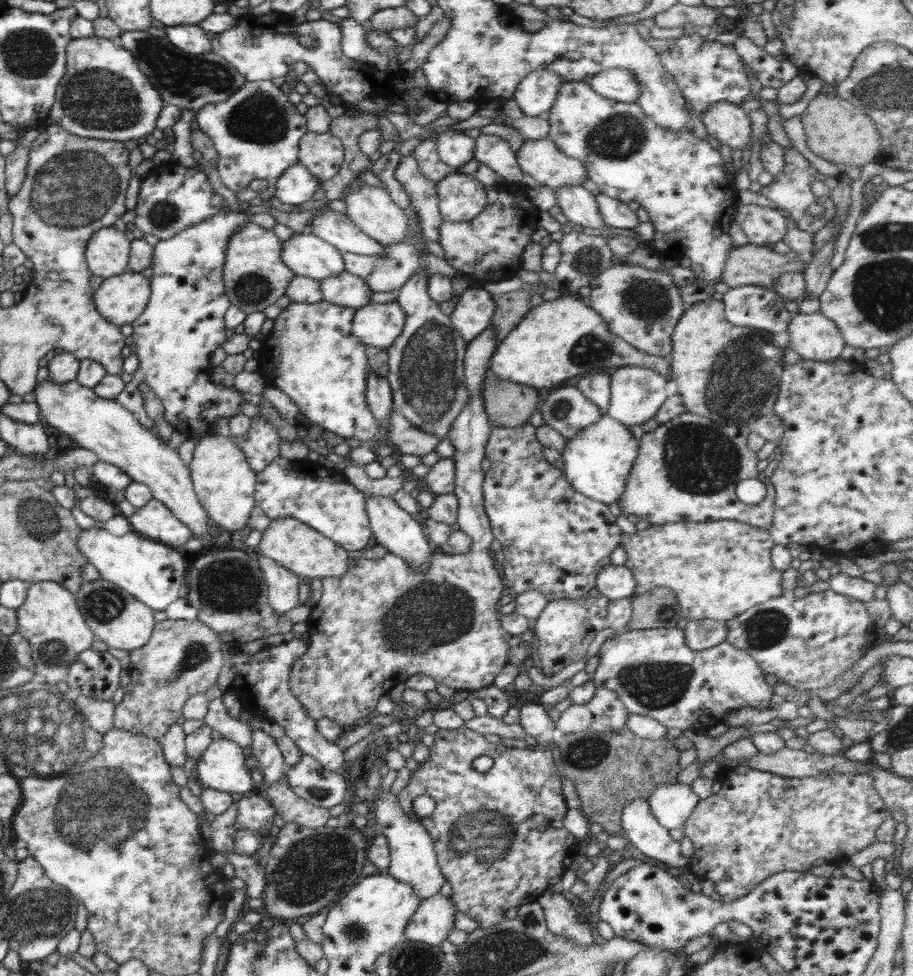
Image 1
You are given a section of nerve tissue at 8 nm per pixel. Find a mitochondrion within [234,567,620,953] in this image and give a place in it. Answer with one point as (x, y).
(475, 839)

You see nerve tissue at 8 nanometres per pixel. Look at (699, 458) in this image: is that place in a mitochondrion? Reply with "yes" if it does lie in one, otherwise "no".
yes

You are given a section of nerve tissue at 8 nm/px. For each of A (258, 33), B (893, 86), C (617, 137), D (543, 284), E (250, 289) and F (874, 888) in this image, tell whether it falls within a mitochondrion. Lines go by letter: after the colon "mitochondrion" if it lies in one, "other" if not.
A: other
B: mitochondrion
C: mitochondrion
D: other
E: mitochondrion
F: other

